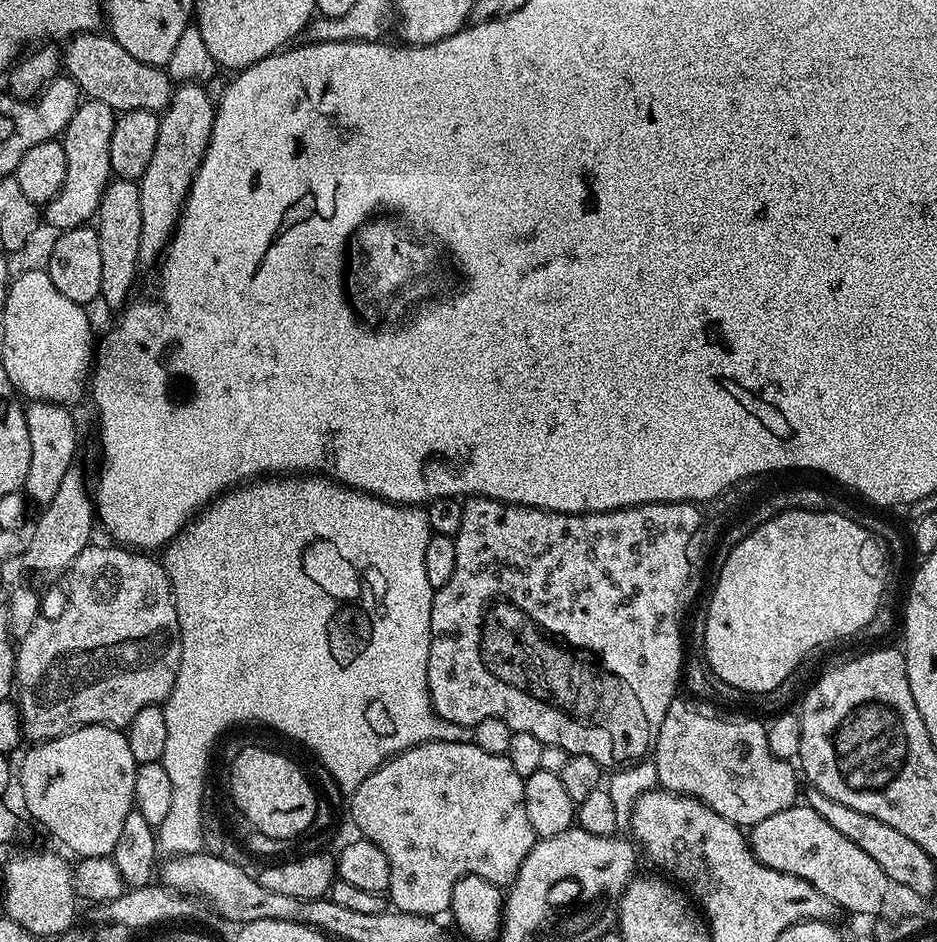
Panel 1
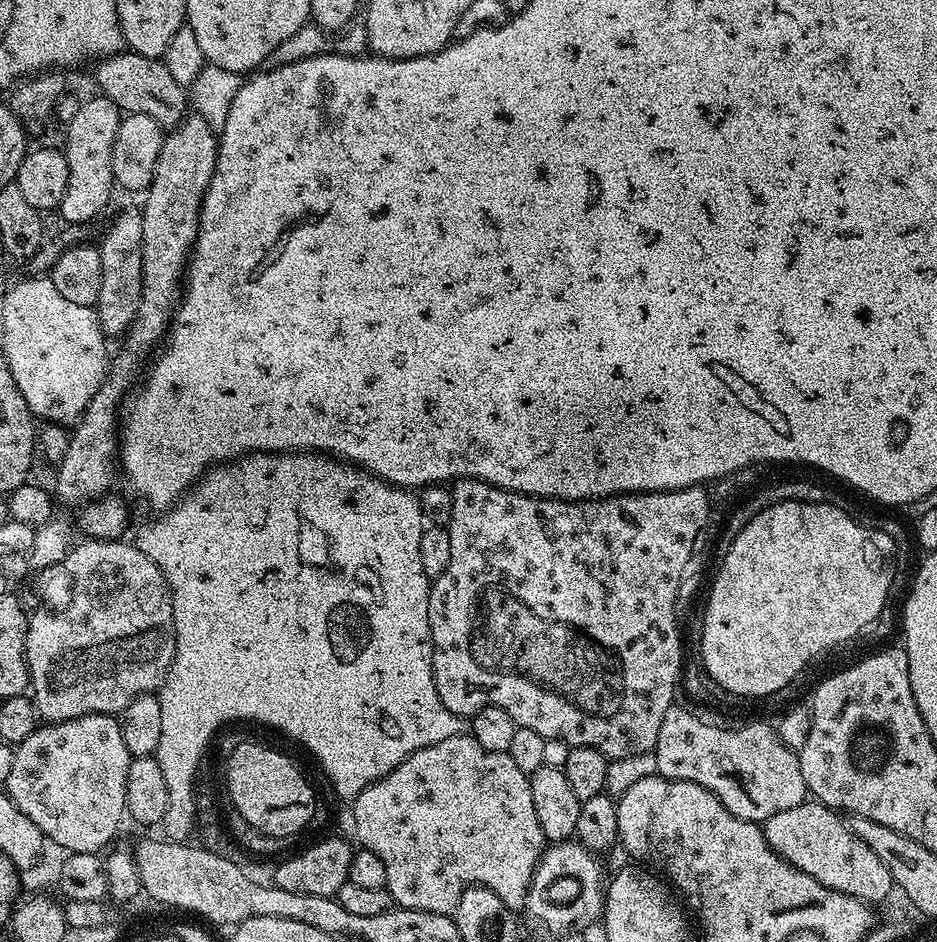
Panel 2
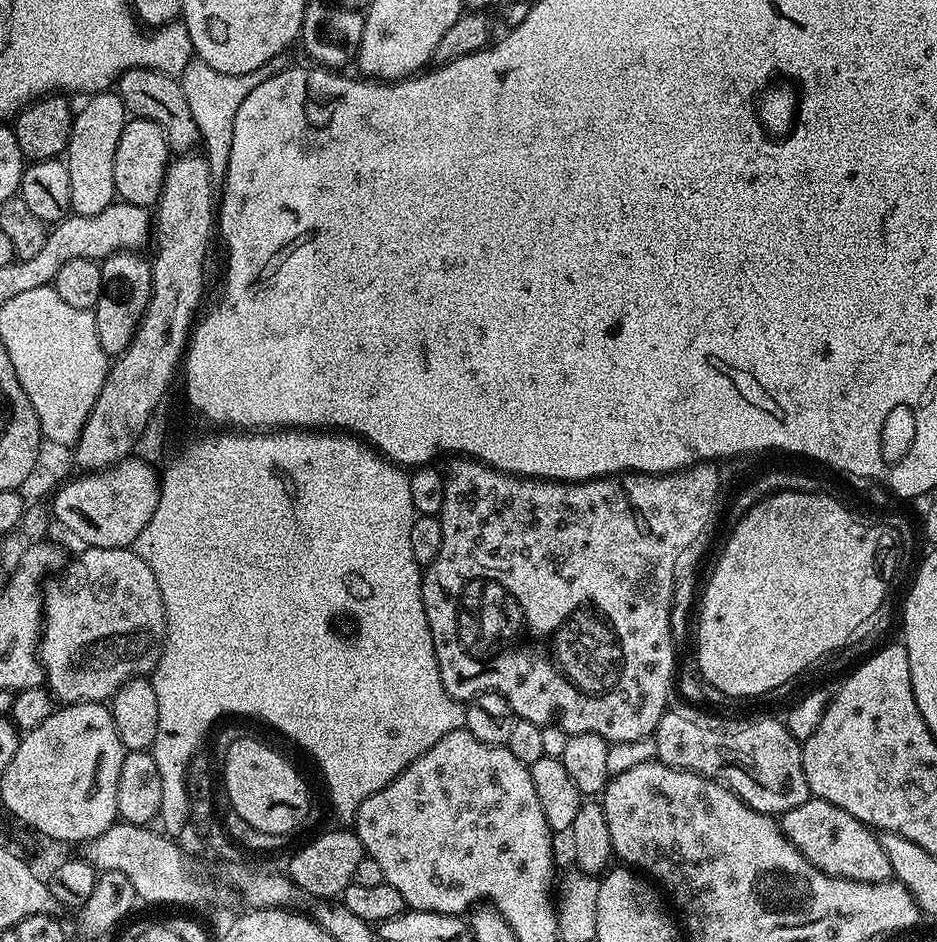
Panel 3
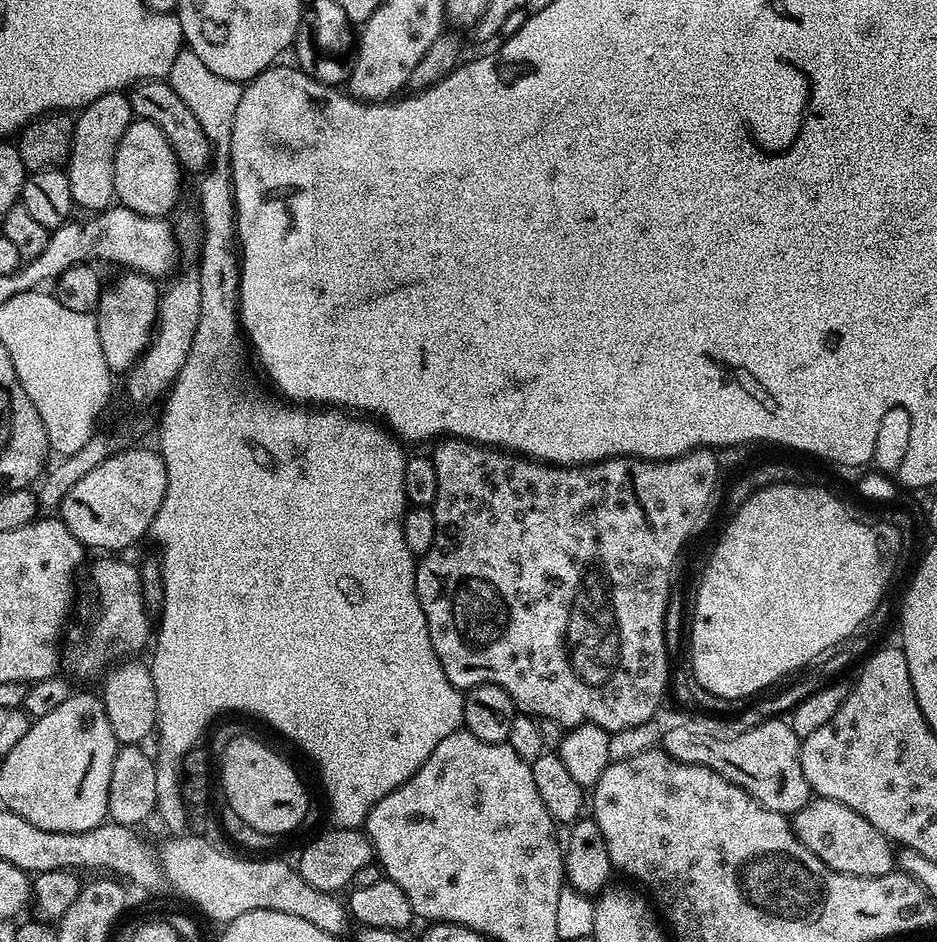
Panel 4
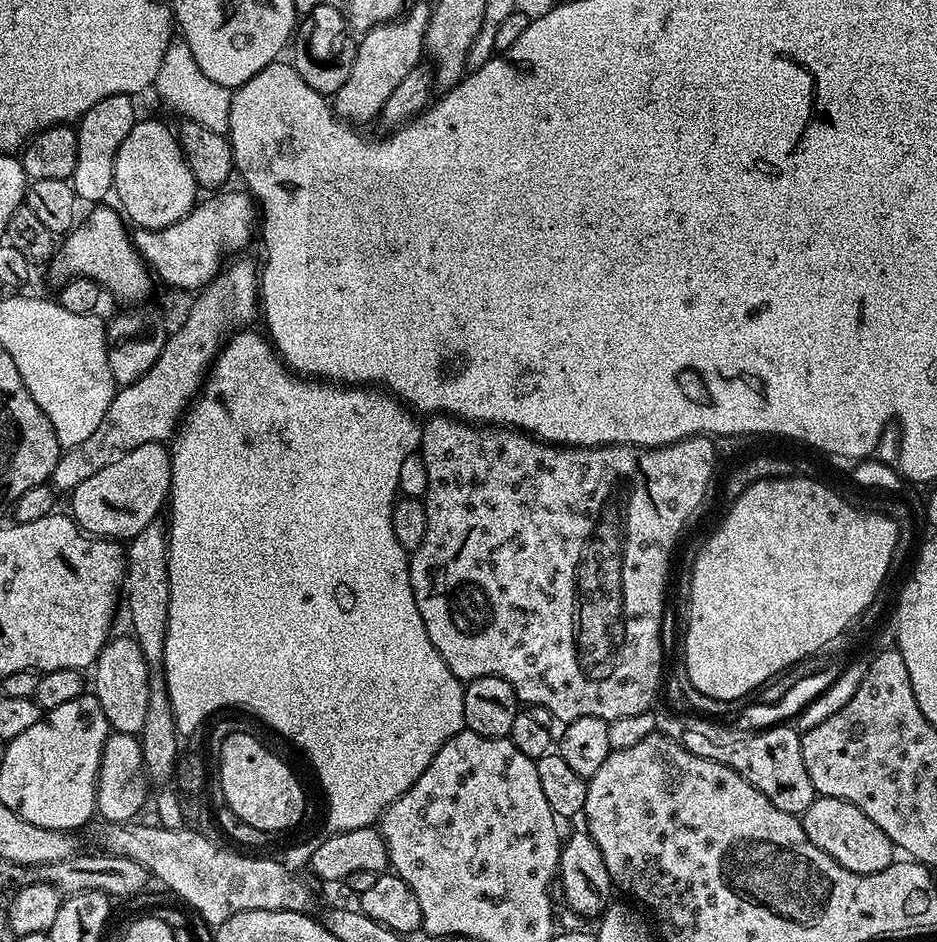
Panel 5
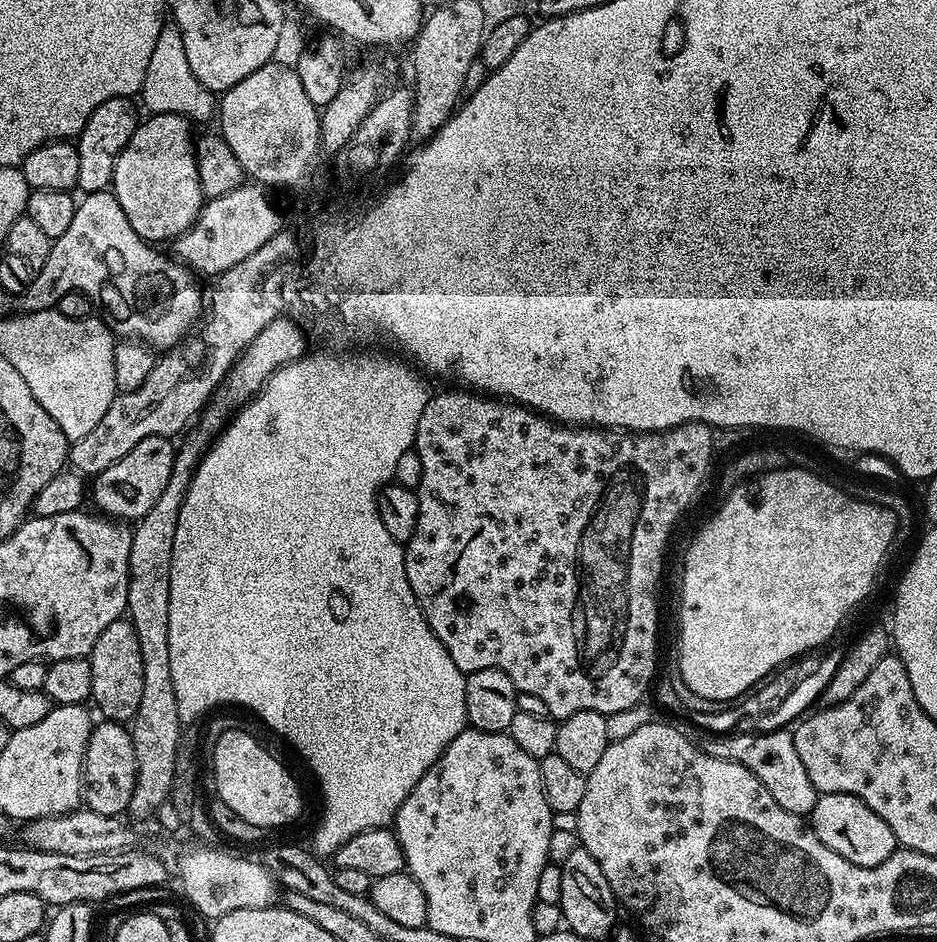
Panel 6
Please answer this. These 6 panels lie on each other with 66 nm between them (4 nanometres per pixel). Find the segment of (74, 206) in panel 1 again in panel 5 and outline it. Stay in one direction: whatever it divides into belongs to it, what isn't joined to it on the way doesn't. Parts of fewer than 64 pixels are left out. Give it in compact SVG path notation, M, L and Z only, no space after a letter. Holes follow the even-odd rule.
M131 96L102 98L102 102L94 102L94 106L90 106L90 110L86 110L86 114L78 122L76 128L78 162L74 162L74 174L70 183L81 201L104 202L113 191L116 182L114 178L116 155L122 142L126 142L126 134L130 134L138 119L138 113L132 103L134 100Z

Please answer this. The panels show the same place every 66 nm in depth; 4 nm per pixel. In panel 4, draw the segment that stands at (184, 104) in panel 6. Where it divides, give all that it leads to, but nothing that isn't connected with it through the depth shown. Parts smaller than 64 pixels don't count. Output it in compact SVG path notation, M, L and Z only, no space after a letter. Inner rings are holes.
M188 47L180 49L178 58L174 58L174 66L170 66L166 82L190 106L194 118L198 118L198 126L206 134L206 138L212 143L212 162L206 171L199 177L200 180L200 212L199 219L202 221L202 232L204 228L204 241L198 244L198 271L200 274L200 289L202 290L202 306L200 307L200 323L220 323L227 314L235 315L240 310L240 252L236 239L236 199L232 196L232 155L230 154L230 142L234 138L234 114L238 114L238 102L242 102L244 84L238 80L221 78L214 74L214 70L208 69Z

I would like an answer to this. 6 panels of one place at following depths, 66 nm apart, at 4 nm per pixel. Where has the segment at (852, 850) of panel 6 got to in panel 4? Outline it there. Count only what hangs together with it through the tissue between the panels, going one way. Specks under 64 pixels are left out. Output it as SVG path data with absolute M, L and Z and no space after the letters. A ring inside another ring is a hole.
M813 798L802 810L791 813L790 823L794 834L826 866L851 876L881 876L894 868L894 845L862 814L842 806L842 802Z

